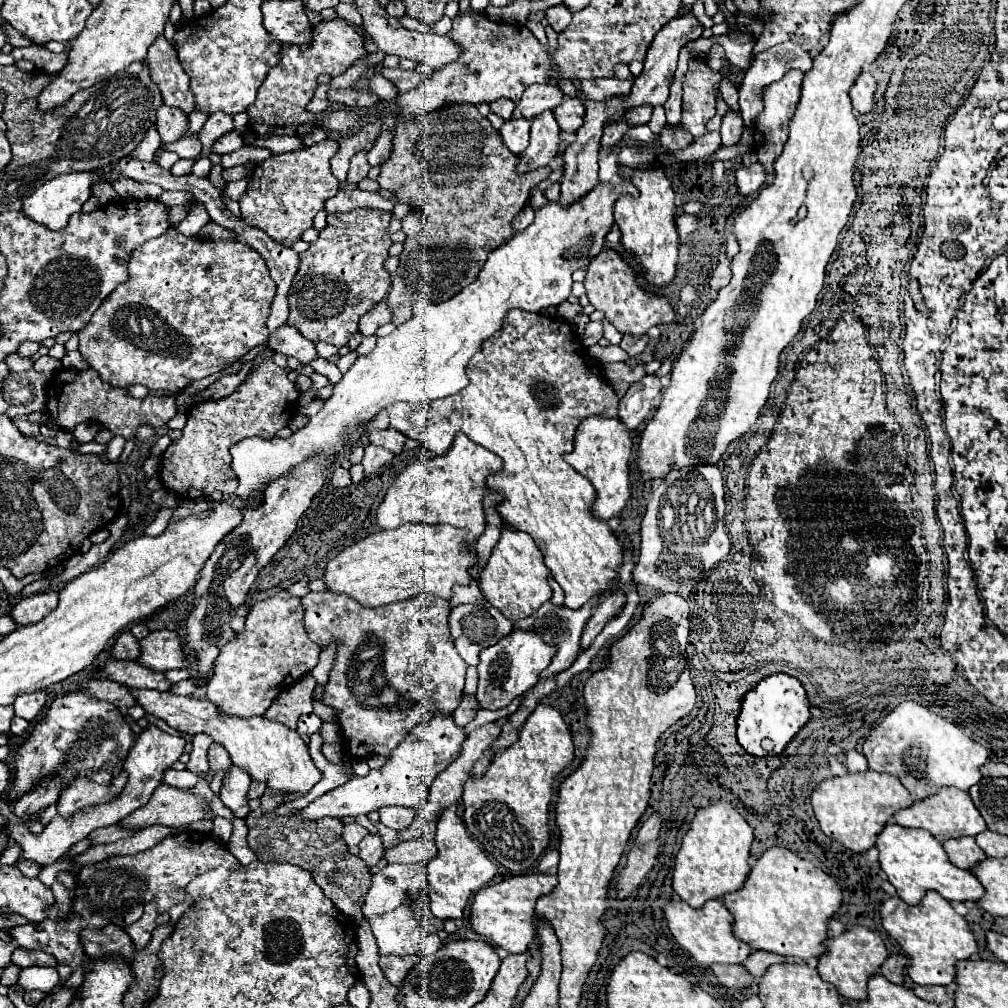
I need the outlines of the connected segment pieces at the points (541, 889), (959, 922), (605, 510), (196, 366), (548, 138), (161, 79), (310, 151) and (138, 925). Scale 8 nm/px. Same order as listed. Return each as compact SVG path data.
M529 874L529 876L513 876L499 884L485 886L479 890L471 904L471 926L483 936L491 946L503 948L509 954L521 954L529 948L529 942L535 938L535 902L541 894L549 894L557 884L557 876L547 874Z
M929 890L917 906L909 906L899 896L889 896L879 908L881 924L891 938L899 942L909 958L907 974L915 984L947 986L955 978L955 962L965 960L977 952L975 938L965 922L941 894Z
M589 416L575 434L575 448L573 452L567 452L563 458L573 468L579 470L579 474L587 476L591 486L595 488L595 502L591 506L593 516L599 520L609 520L613 516L619 516L625 502L629 500L629 456L631 456L631 434L629 430L619 422L619 418L605 418L605 416Z
M169 228L165 234L141 244L137 250L133 250L131 260L129 260L129 278L117 286L117 290L113 290L113 294L109 294L109 298L105 298L105 302L95 310L93 318L89 320L89 324L85 328L81 328L77 332L79 336L79 352L81 356L89 362L91 368L97 370L97 374L101 376L103 382L117 386L117 388L129 388L135 384L143 384L149 390L157 390L157 392L175 392L175 390L185 390L191 382L201 380L209 374L217 374L229 366L233 366L237 360L241 360L251 348L261 346L267 342L269 336L269 328L267 328L267 318L271 314L271 302L275 298L277 292L277 284L271 280L269 276L269 268L263 260L263 256L241 244L241 242L231 242L231 240L201 240L201 238L187 238L181 232L177 232L175 228Z
M545 110L531 120L531 142L527 150L521 154L517 170L527 172L547 166L557 154L557 146L559 146L559 126L555 122L553 112Z
M163 34L149 46L145 64L153 82L161 90L163 102L181 108L185 114L193 112L195 98L189 90L189 76L177 58L177 50Z
M327 138L311 148L277 154L257 164L247 192L241 196L239 206L243 220L249 226L265 230L273 240L292 247L301 234L313 226L315 214L325 206L327 198L339 192L339 180L329 170L329 160L337 154L337 142Z
M149 902L149 904L145 906L143 916L141 916L135 924L131 924L131 926L125 928L127 934L131 936L131 940L133 940L133 944L135 944L137 950L145 948L147 942L151 940L151 932L153 932L155 926L157 926L157 924L155 924L155 918L157 918L157 906L155 906L155 902Z

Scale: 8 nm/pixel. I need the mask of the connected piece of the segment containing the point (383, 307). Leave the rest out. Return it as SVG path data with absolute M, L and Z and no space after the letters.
M385 300L377 302L377 306L373 306L373 310L369 310L361 322L359 322L359 332L363 336L369 336L369 334L375 334L379 326L391 322L391 314L389 314L389 306Z

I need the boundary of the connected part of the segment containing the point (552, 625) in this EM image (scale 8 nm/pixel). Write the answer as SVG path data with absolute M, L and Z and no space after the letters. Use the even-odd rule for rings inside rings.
M599 594L599 598L597 598L595 602L593 602L593 598L591 598L591 600L587 602L587 606L583 606L581 610L569 610L567 606L557 606L557 604L553 604L551 600L545 602L541 608L535 610L535 614L533 614L533 620L535 620L533 630L557 648L557 654L553 656L549 668L545 668L545 670L541 672L541 678L553 678L555 674L567 670L567 668L577 660L577 656L579 656L579 652L581 652L581 634L583 634L585 622L589 620L589 614L593 614L593 606L597 606L599 602L601 602L601 594Z

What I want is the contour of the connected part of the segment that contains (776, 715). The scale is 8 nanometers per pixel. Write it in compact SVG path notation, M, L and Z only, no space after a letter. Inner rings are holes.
M769 674L755 688L751 688L743 700L737 716L737 738L745 752L753 756L781 754L787 742L799 732L799 728L811 718L809 700L801 682L789 674Z

